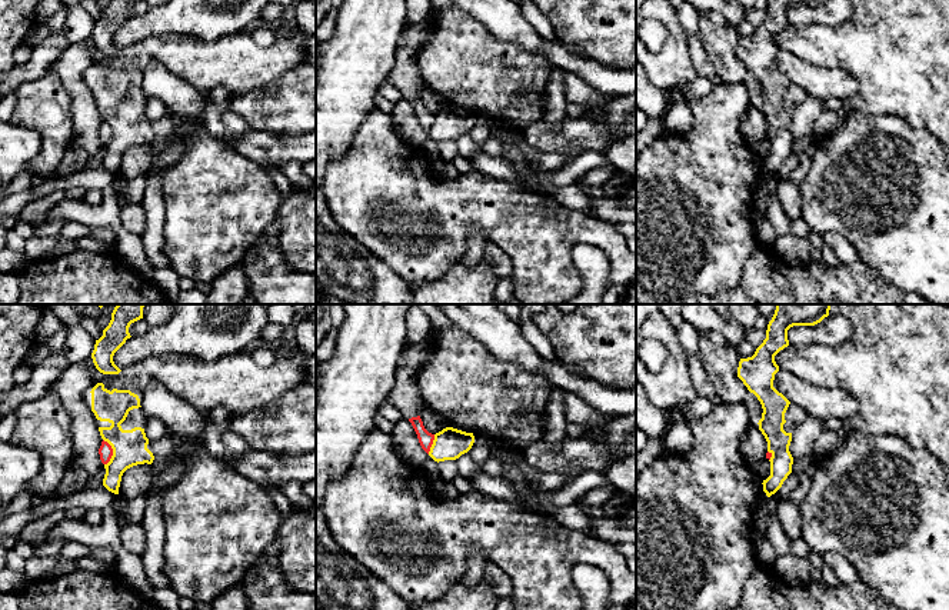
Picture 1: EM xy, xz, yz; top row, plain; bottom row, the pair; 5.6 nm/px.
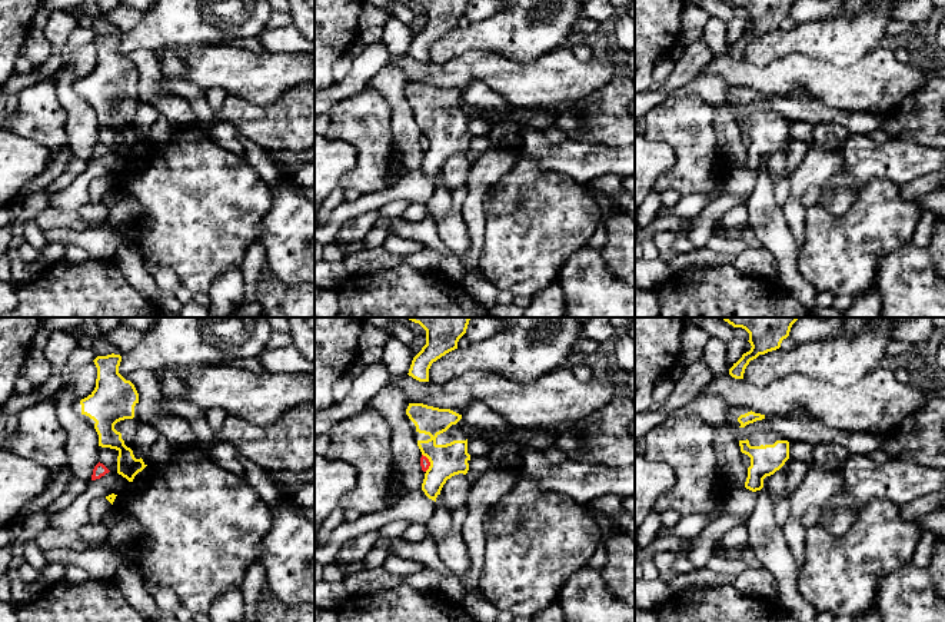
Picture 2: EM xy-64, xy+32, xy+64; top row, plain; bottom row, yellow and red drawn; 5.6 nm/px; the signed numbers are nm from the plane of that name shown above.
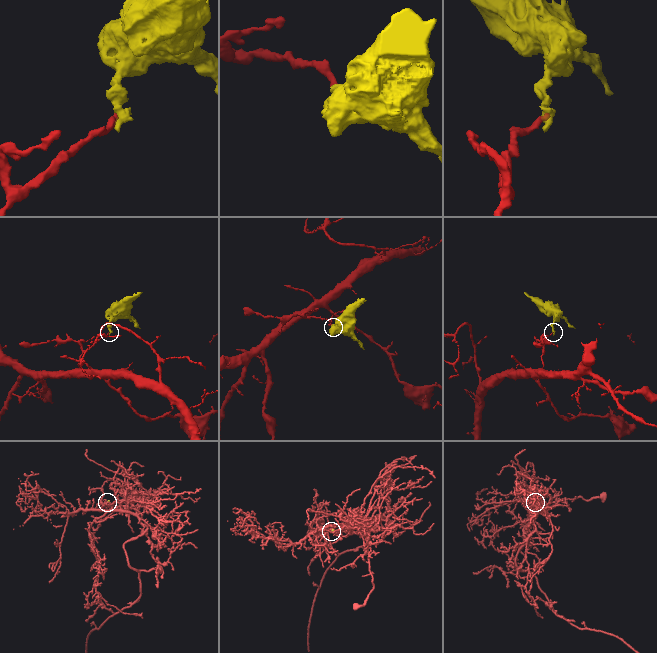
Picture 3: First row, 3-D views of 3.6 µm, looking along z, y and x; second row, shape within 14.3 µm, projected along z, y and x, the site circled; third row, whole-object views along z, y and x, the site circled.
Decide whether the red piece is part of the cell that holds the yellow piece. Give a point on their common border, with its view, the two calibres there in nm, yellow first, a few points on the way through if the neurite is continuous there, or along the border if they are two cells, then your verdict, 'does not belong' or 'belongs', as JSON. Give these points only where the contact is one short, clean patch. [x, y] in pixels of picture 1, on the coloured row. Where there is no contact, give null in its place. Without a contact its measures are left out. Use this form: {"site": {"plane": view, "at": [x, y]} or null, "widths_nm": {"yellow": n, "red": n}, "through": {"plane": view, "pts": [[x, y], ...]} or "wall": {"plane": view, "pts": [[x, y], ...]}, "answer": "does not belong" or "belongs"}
{"site": {"plane": "xy", "at": [113, 452]}, "widths_nm": {"yellow": 190, "red": 80}, "wall": {"plane": "xy", "pts": [[103, 439], [112, 449], [112, 457], [106, 464]]}, "answer": "does not belong"}

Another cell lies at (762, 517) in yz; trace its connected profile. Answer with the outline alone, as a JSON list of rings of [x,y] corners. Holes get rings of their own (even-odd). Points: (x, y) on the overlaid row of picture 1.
[[[763,504],[757,514],[755,516],[755,530],[756,533],[765,533],[769,521],[767,504]]]

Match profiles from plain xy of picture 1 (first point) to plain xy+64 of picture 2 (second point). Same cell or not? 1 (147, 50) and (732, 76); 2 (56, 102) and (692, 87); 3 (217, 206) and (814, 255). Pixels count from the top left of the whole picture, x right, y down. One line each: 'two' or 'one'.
1: one
2: two
3: one

